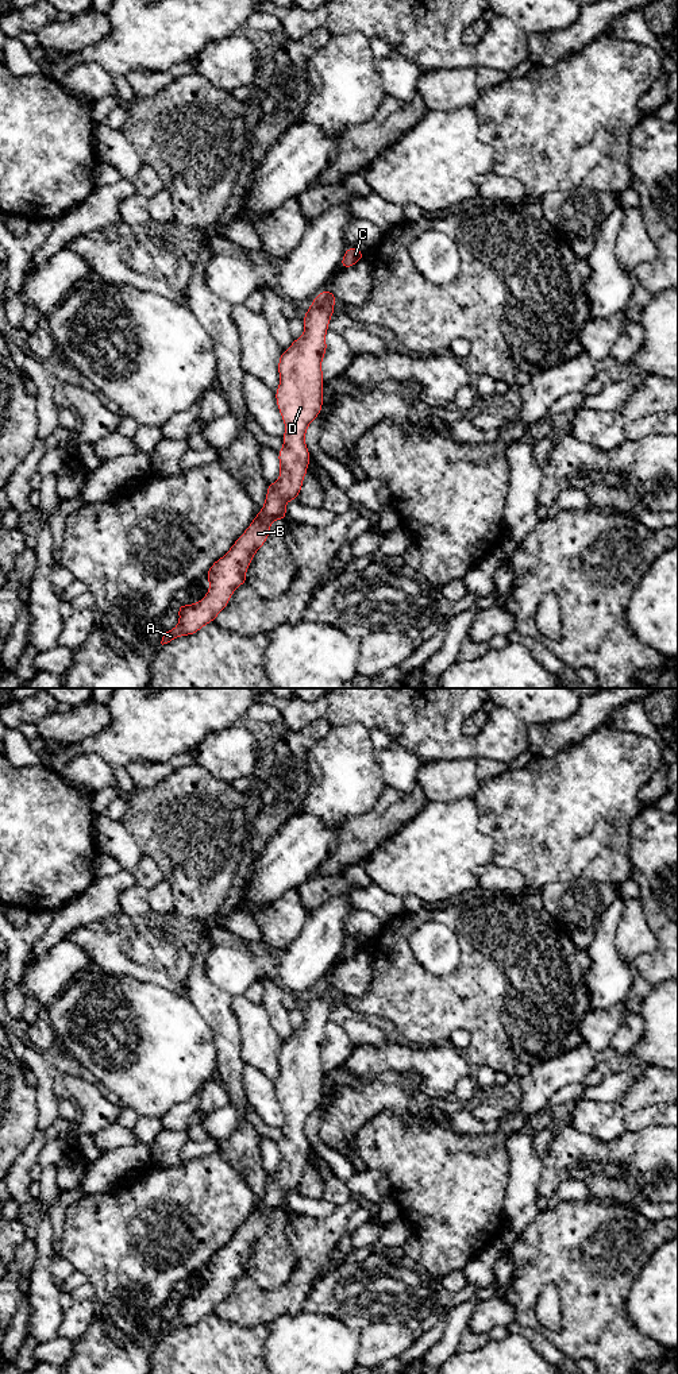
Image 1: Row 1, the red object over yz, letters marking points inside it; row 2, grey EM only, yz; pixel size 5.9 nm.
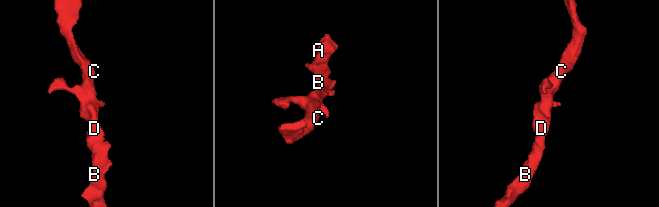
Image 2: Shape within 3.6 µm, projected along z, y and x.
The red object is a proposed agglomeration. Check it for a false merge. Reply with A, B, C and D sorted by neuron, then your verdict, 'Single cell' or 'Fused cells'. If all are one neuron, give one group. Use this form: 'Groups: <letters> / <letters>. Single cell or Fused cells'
Groups: A B C D. Single cell

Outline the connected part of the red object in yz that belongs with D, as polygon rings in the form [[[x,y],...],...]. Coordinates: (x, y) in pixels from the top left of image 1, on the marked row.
[[[325,289],[312,300],[303,319],[304,335],[294,339],[292,346],[281,352],[278,360],[281,381],[276,390],[276,401],[285,424],[282,436],[285,445],[277,454],[278,480],[267,483],[262,510],[230,551],[205,574],[211,584],[207,595],[193,605],[177,606],[178,625],[163,632],[162,645],[181,636],[194,634],[216,620],[228,605],[235,588],[247,583],[246,570],[257,551],[266,543],[270,524],[288,518],[286,502],[297,499],[311,462],[305,432],[323,409],[321,360],[327,352],[325,333],[330,329],[330,319],[335,313],[335,301],[338,301],[335,294]]]

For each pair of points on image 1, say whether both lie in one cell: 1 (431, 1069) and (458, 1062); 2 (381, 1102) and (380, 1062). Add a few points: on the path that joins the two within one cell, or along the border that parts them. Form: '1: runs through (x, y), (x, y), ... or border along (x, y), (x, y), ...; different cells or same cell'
1: runs through (438, 1069), (451, 1065); same cell
2: border along (378, 1076), (350, 1080); different cells

